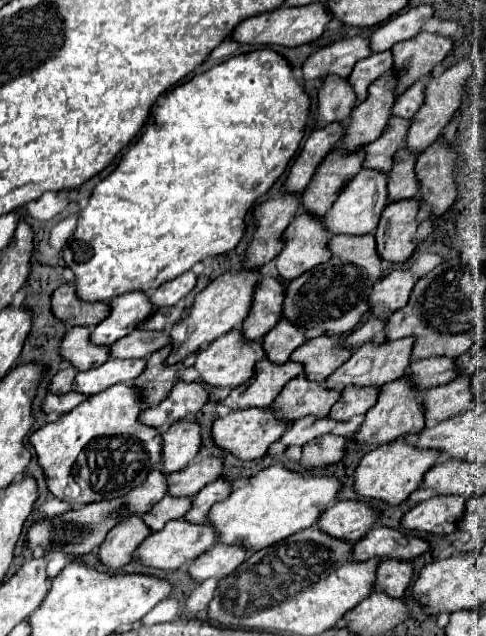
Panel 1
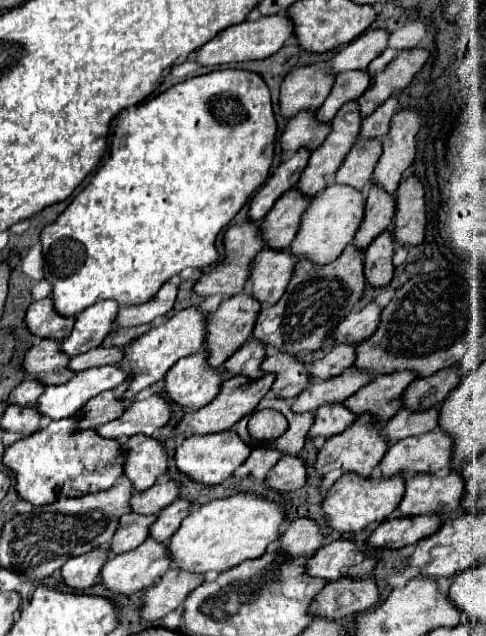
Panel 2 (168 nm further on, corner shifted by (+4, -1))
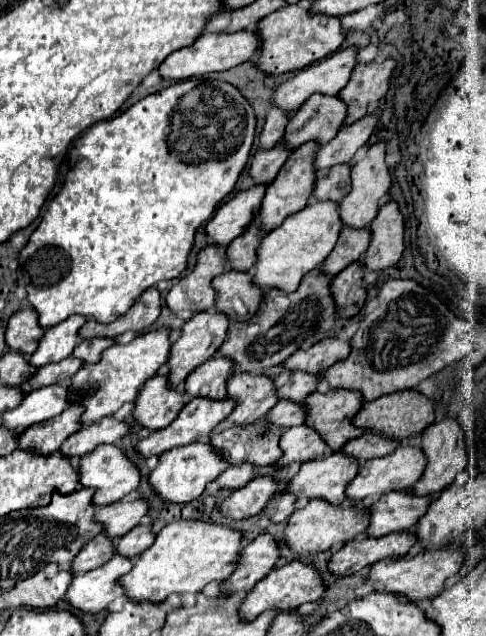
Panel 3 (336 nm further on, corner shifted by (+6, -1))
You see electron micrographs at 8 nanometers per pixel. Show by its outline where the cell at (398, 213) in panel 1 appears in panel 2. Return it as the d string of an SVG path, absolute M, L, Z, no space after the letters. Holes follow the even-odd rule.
M383 231L375 237L369 247L365 249L365 277L369 285L387 287L395 267L393 267L393 253L395 253L395 239L393 233Z

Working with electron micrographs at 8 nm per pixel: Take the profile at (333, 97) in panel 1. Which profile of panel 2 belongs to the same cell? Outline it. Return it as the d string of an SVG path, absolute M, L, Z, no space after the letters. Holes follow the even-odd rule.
M305 109L289 119L287 129L281 135L283 153L295 153L299 147L317 149L323 139L331 133L331 123L323 123L317 119L317 111Z

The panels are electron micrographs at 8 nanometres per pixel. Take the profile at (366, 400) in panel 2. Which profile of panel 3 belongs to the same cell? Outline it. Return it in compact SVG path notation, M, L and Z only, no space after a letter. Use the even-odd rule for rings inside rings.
M333 389L329 393L315 391L303 401L303 407L305 425L317 431L333 451L365 433L365 429L351 427L353 413L361 409L361 397L351 389Z

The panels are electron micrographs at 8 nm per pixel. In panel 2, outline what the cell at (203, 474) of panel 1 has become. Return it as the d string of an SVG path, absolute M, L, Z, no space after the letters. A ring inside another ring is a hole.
M169 479L165 483L153 485L145 491L139 491L131 497L131 505L135 513L143 513L143 515L151 515L151 513L159 513L163 511L167 505L171 505L171 501L175 501L181 493L181 483L175 479Z

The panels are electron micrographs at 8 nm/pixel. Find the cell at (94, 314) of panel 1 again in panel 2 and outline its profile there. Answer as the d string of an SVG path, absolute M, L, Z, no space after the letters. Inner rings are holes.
M41 299L29 305L27 311L27 327L31 327L33 335L49 337L49 339L67 339L75 325L75 317L65 317L55 311L53 299Z

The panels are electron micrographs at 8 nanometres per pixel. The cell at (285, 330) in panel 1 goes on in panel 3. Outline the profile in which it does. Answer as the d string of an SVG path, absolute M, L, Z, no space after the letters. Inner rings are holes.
M213 357L189 373L183 391L191 399L205 397L221 401L225 399L225 381L229 379L229 375L231 375L229 361L225 361L225 357Z

